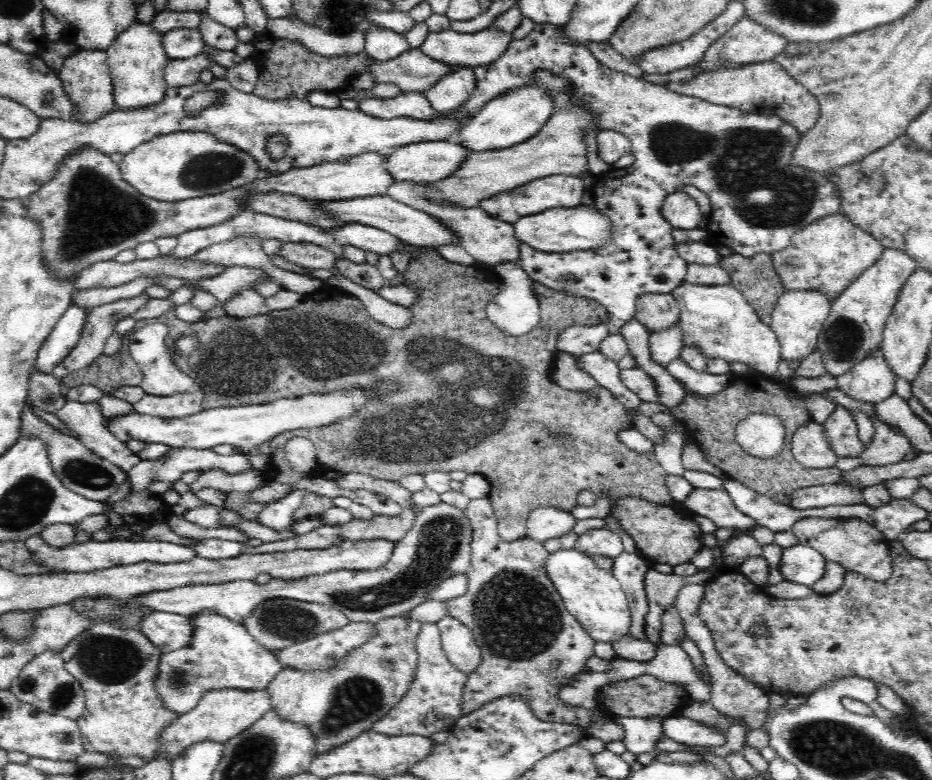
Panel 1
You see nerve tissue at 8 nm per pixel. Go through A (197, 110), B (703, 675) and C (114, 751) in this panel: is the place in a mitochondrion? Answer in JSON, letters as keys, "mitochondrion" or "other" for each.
{"A":"mitochondrion","B":"other","C":"other"}

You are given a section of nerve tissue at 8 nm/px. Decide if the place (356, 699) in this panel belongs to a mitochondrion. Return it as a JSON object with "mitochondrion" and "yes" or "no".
{"mitochondrion":"yes"}

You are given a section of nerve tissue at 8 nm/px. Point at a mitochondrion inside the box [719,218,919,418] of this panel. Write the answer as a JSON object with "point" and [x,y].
{"point":[844,337]}

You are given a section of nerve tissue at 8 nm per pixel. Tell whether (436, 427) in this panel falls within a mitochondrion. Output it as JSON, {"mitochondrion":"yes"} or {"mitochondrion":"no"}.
{"mitochondrion":"yes"}

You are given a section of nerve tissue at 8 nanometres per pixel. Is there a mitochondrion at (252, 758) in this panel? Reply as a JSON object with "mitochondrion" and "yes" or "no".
{"mitochondrion":"yes"}

